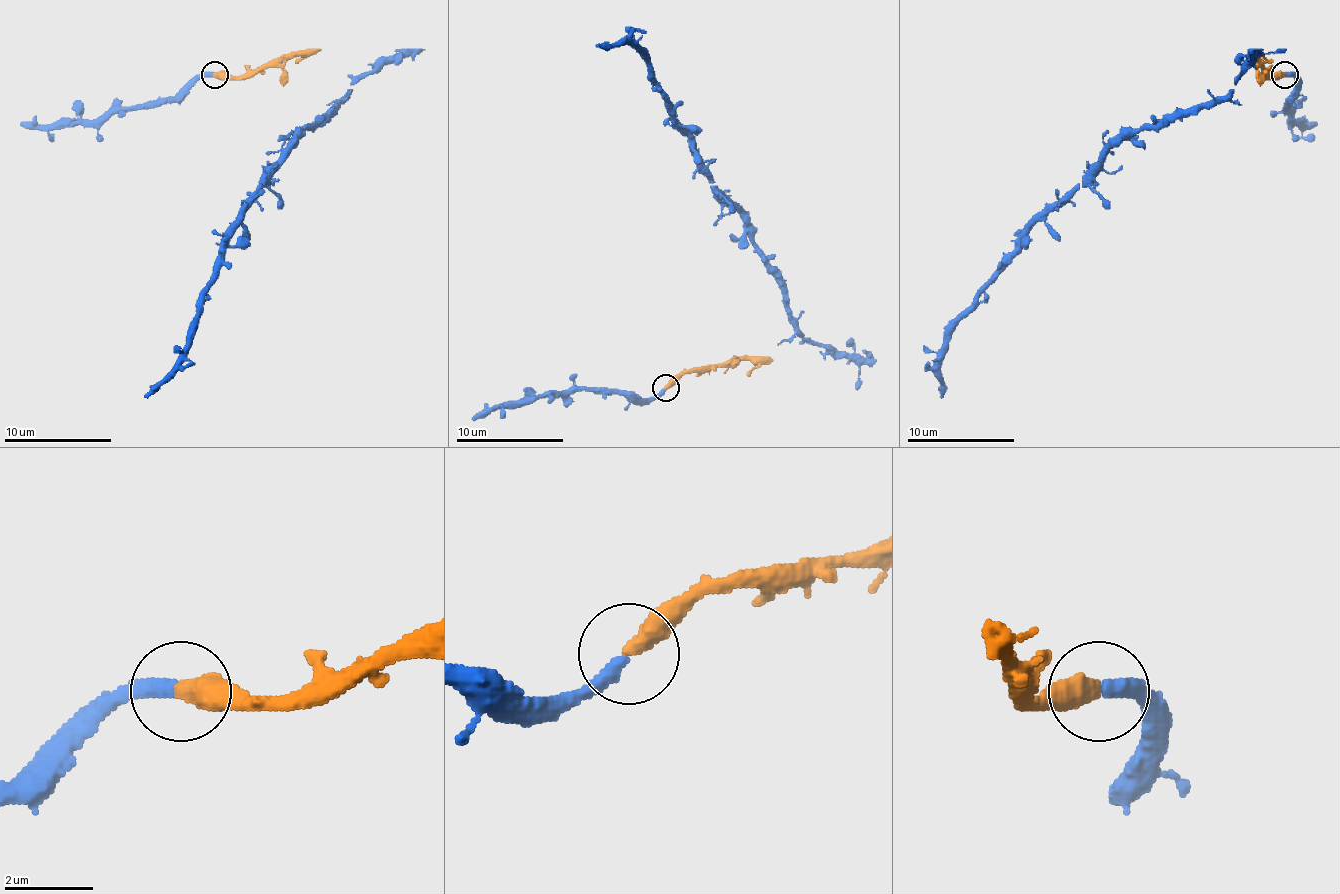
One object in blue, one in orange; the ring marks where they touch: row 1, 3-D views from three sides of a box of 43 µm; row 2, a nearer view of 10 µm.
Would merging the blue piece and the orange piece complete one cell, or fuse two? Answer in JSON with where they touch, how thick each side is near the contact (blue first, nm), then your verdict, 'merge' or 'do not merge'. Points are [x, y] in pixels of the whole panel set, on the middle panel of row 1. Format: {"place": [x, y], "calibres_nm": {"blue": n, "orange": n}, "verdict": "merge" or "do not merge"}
{"place": [666, 388], "calibres_nm": {"blue": 340, "orange": 460}, "verdict": "merge"}

